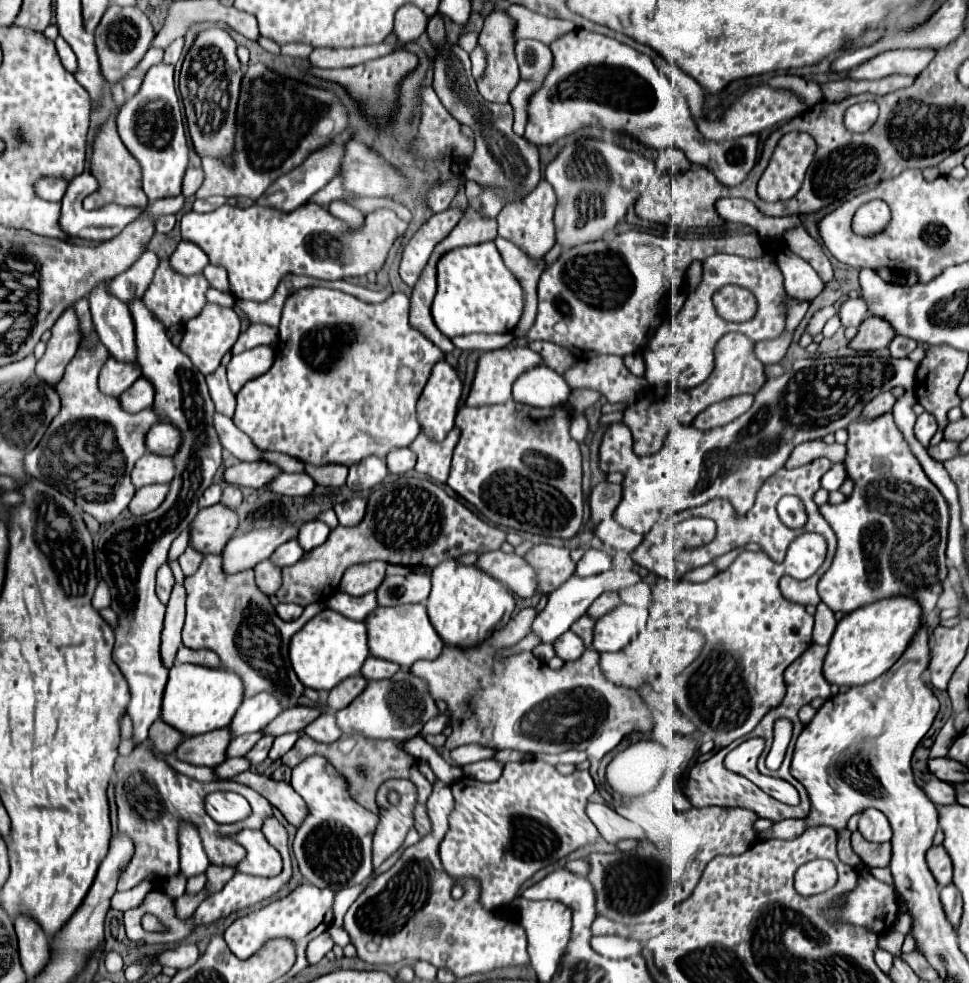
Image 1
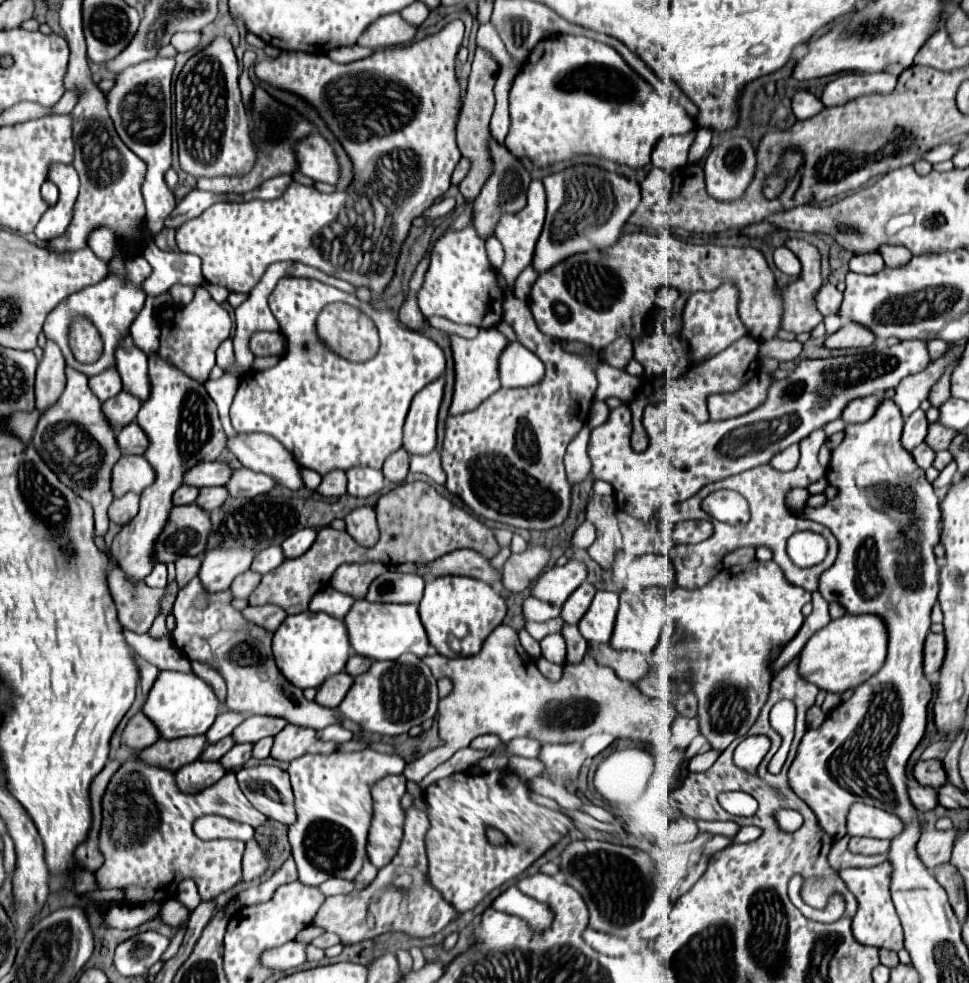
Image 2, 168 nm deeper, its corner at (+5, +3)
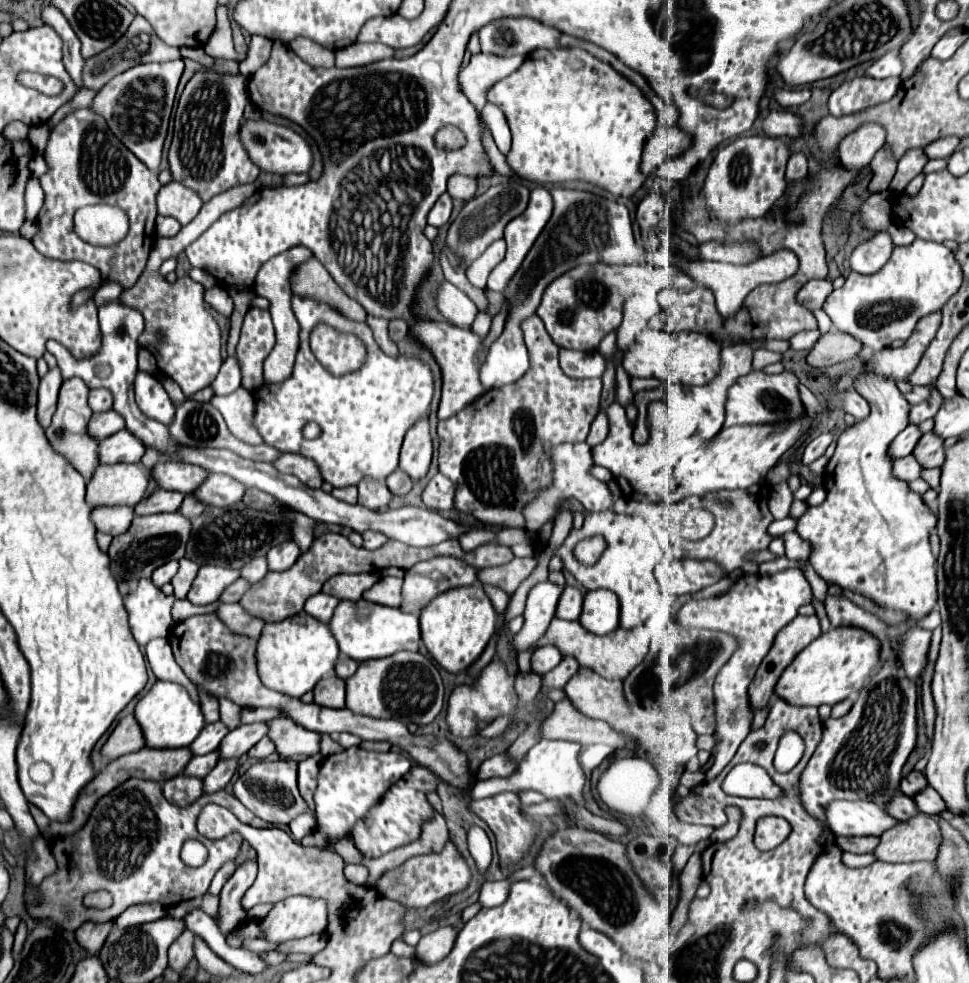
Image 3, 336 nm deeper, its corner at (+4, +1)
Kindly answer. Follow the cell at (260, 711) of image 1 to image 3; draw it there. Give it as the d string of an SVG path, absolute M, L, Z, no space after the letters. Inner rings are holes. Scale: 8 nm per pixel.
M222 722L206 724L206 728L202 728L202 736L198 736L198 740L194 740L194 744L190 744L190 752L194 756L214 752L214 750L218 750L218 746L226 734L228 734L228 728Z

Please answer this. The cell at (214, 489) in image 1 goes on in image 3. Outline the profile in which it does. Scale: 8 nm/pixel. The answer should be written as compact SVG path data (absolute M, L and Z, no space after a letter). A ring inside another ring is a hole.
M158 488L158 492L152 492L150 496L142 498L134 506L134 514L148 516L148 514L158 514L158 512L176 512L182 500L184 500L182 492L168 492L168 490Z

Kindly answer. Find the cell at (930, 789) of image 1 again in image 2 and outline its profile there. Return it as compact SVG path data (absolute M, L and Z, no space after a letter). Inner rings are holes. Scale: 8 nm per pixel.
M921 784L909 786L909 798L921 814L937 806L937 790L931 786L921 786Z

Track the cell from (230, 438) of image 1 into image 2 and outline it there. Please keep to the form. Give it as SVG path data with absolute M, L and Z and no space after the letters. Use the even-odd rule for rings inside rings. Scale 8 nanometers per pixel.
M235 434L227 436L227 448L237 456L237 460L253 470L263 472L281 482L291 490L303 486L299 476L299 466L293 456L269 434Z

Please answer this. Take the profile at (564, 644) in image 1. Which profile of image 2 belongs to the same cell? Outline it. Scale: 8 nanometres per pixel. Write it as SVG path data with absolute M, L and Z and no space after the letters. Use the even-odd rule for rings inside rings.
M559 632L545 636L545 638L541 640L541 654L543 654L549 662L565 664L565 658L567 658L565 638L563 638Z

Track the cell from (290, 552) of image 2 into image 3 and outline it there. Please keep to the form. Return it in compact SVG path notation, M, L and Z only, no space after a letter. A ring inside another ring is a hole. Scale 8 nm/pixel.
M284 542L280 546L274 546L270 548L270 552L266 554L266 560L268 560L268 568L274 570L274 572L280 572L280 570L288 570L296 558L300 556L300 550L294 542Z

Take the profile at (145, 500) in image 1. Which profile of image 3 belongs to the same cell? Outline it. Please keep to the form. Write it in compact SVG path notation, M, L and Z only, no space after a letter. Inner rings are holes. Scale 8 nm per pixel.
M98 506L98 508L94 508L94 512L90 512L90 516L92 516L98 532L118 536L130 528L134 512L130 506L114 506L114 508Z

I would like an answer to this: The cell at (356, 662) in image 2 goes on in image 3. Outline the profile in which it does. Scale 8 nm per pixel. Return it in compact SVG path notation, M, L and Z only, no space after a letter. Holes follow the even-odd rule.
M340 656L338 658L338 664L334 666L334 672L336 672L338 678L346 680L346 678L350 678L356 672L356 668L358 668L358 662L356 660L352 660L348 656Z

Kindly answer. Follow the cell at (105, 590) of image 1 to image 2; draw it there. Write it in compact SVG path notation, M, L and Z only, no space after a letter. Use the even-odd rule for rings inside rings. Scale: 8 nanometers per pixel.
M111 568L107 572L107 586L117 606L119 622L137 634L147 633L159 614L159 600L165 590L147 588L143 582L133 588L119 568Z

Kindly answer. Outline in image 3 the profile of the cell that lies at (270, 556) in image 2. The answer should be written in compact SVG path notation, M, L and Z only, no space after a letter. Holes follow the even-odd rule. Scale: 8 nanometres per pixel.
M252 558L242 570L240 570L240 578L244 578L246 582L254 584L258 580L262 580L266 576L268 568L266 568L266 558Z

